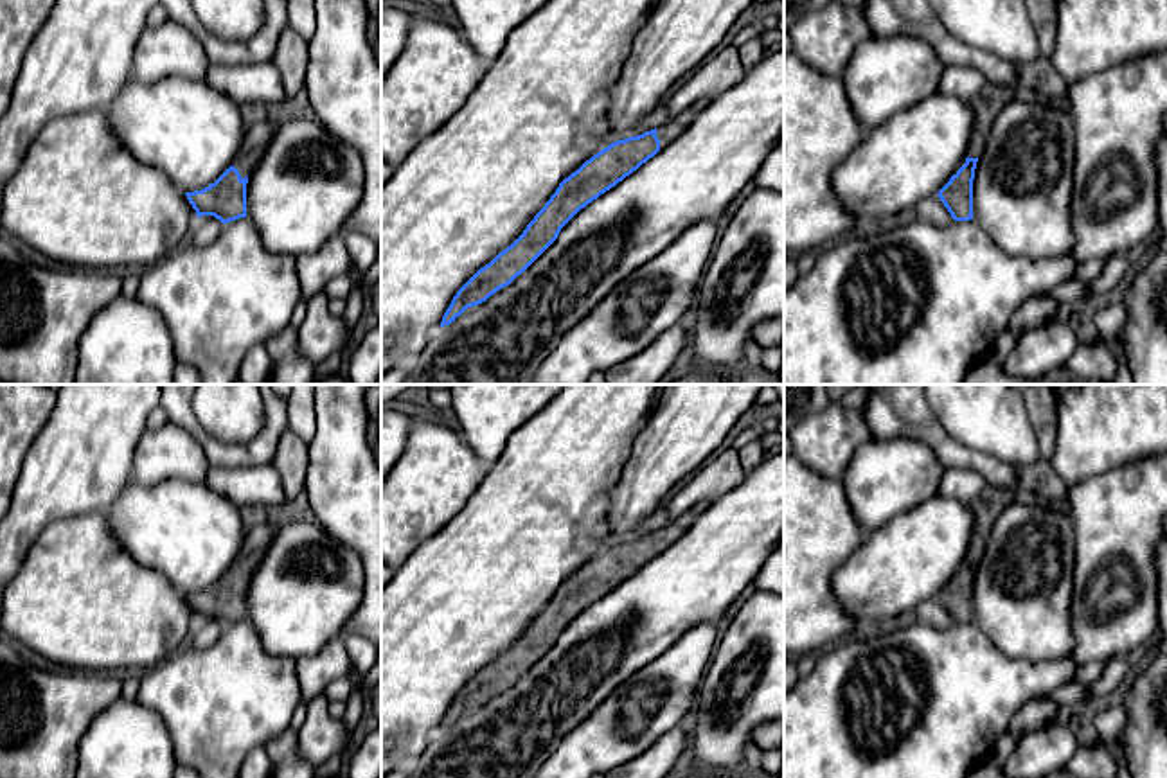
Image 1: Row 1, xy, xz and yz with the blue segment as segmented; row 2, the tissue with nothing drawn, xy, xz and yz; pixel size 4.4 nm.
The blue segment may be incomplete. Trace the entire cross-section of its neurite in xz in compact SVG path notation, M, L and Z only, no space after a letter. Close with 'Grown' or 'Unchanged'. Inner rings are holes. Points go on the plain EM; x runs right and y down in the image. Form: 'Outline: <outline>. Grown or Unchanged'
Outline: M698 503L651 534L610 546L565 580L523 636L457 694L441 729L450 728L468 710L486 704L498 692L509 688L557 641L561 631L581 611L669 548L708 505Z. Grown

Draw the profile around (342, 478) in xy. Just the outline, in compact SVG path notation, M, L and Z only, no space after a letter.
M315 385L316 433L309 442L306 492L316 523L363 562L363 598L345 634L360 634L381 649L381 469L369 446L369 385Z

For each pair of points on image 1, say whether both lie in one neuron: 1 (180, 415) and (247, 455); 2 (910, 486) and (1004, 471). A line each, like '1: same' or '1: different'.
1: same
2: different

